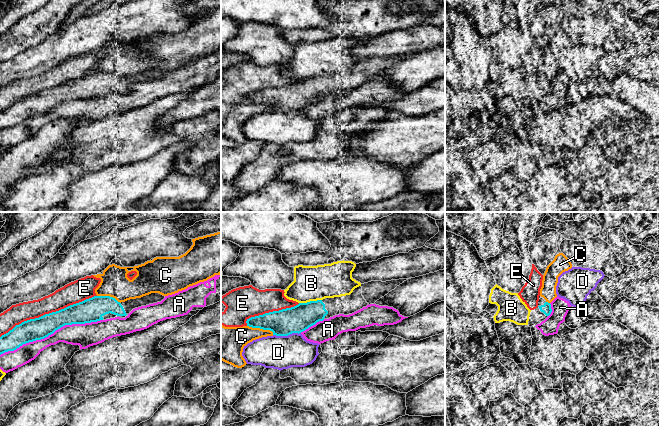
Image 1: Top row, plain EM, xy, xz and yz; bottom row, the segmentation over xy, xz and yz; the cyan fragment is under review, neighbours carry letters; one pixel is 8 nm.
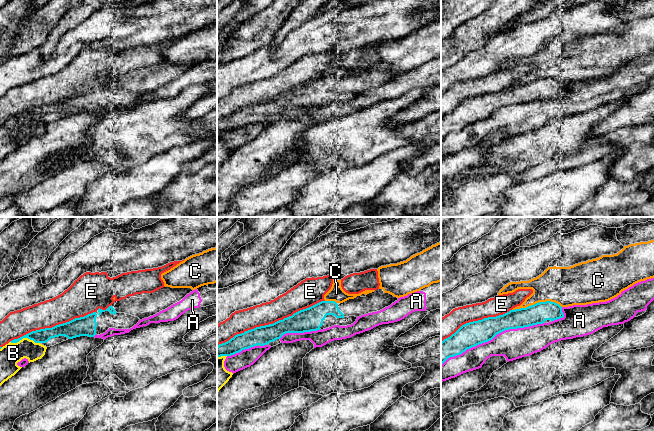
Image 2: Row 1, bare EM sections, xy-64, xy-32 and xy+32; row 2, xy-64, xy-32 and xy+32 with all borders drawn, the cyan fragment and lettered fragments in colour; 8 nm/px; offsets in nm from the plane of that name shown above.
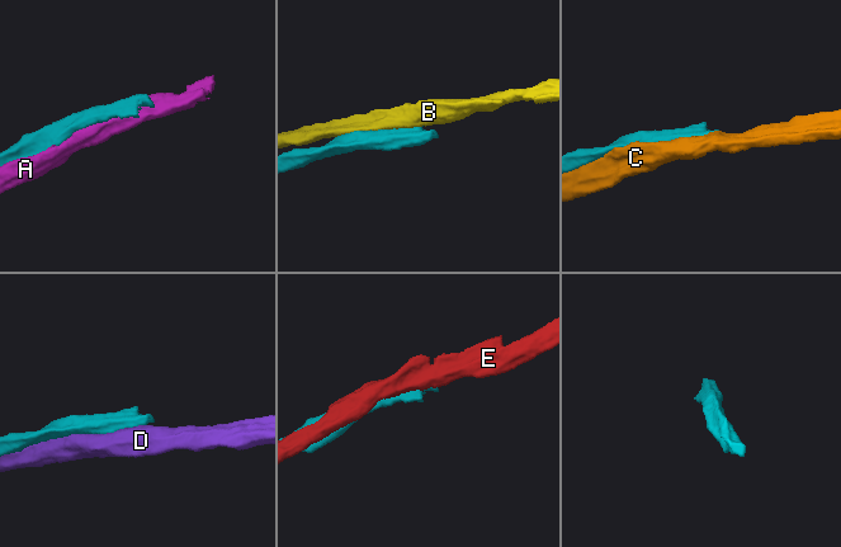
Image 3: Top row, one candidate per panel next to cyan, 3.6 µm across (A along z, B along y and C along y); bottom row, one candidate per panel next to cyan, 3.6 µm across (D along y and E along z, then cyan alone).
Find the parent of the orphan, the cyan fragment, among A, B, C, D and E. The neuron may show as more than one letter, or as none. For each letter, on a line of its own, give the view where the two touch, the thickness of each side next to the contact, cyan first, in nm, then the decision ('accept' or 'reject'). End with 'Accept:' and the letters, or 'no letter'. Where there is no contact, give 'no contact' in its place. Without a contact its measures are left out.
A: xy | 180/180 nm | reject
B: xz | 220/280 nm | reject
C: xz | 220/200 nm | reject
D: xz | 220/280 nm | reject
E: xy | 180/170 nm | reject
Accept: no letter

